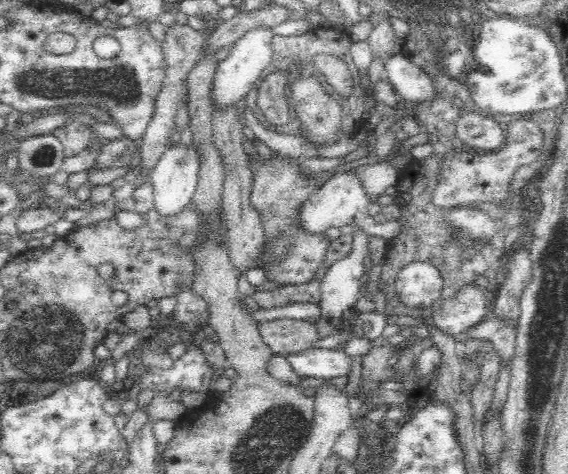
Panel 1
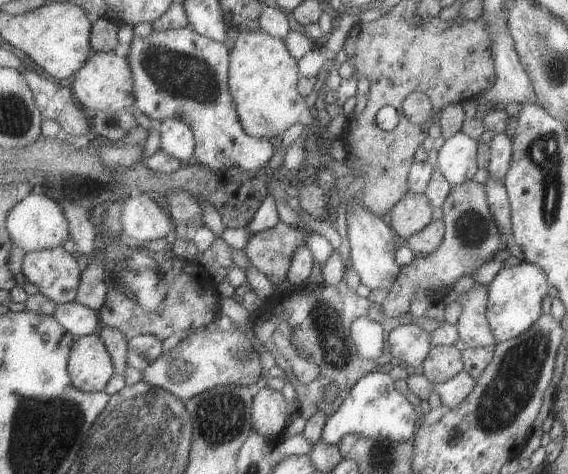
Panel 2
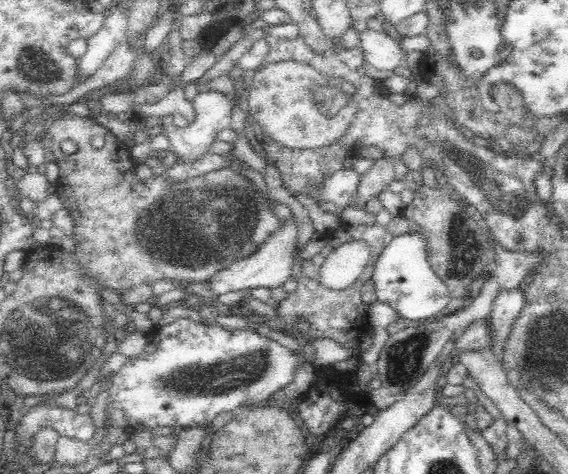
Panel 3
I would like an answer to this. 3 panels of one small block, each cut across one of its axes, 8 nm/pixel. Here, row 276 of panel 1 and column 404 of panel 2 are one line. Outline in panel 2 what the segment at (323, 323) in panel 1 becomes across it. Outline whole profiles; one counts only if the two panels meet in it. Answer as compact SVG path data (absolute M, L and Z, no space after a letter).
M403 324L395 328L388 336L388 350L402 366L423 366L432 350L432 336L417 324Z

